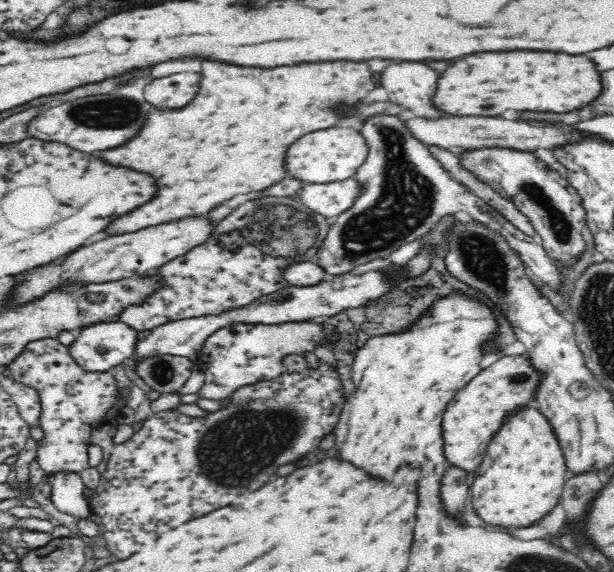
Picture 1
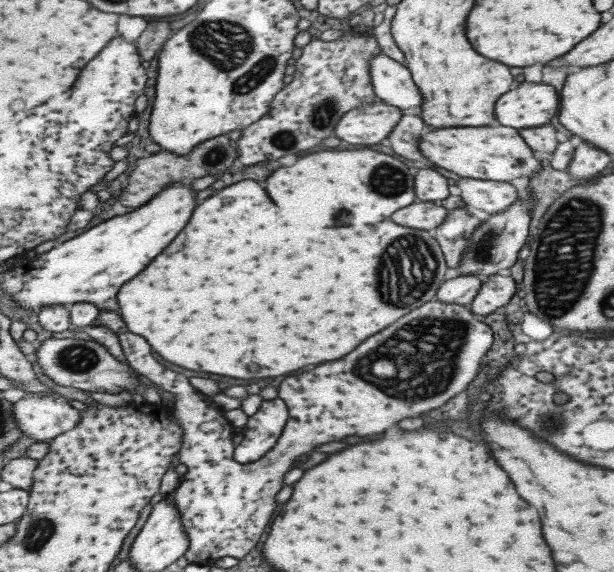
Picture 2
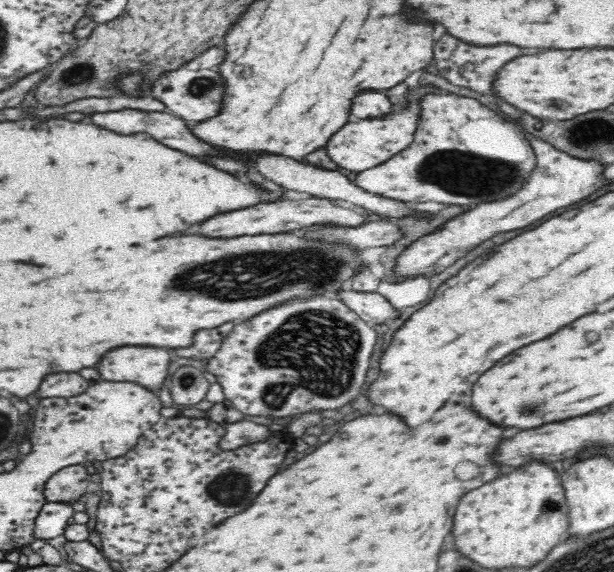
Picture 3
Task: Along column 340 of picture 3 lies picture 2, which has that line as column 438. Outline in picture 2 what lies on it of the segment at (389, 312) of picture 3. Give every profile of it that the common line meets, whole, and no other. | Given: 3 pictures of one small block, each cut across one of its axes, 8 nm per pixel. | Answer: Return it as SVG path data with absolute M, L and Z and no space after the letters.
M467 274L467 276L457 276L449 282L445 282L445 286L441 286L441 290L437 292L437 298L441 298L441 302L449 302L449 304L473 304L473 300L479 296L481 288L483 288L483 276L477 274Z

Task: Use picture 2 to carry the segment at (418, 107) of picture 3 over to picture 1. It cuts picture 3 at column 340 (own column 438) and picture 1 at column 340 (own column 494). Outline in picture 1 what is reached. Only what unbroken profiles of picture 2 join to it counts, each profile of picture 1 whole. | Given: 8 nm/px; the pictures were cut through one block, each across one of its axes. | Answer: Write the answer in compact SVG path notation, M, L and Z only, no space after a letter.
M336 126L336 128L316 130L314 134L302 136L294 146L290 146L286 164L290 176L300 178L306 184L326 184L326 182L354 178L358 174L358 168L366 164L368 154L370 154L368 140L364 138L362 132Z

